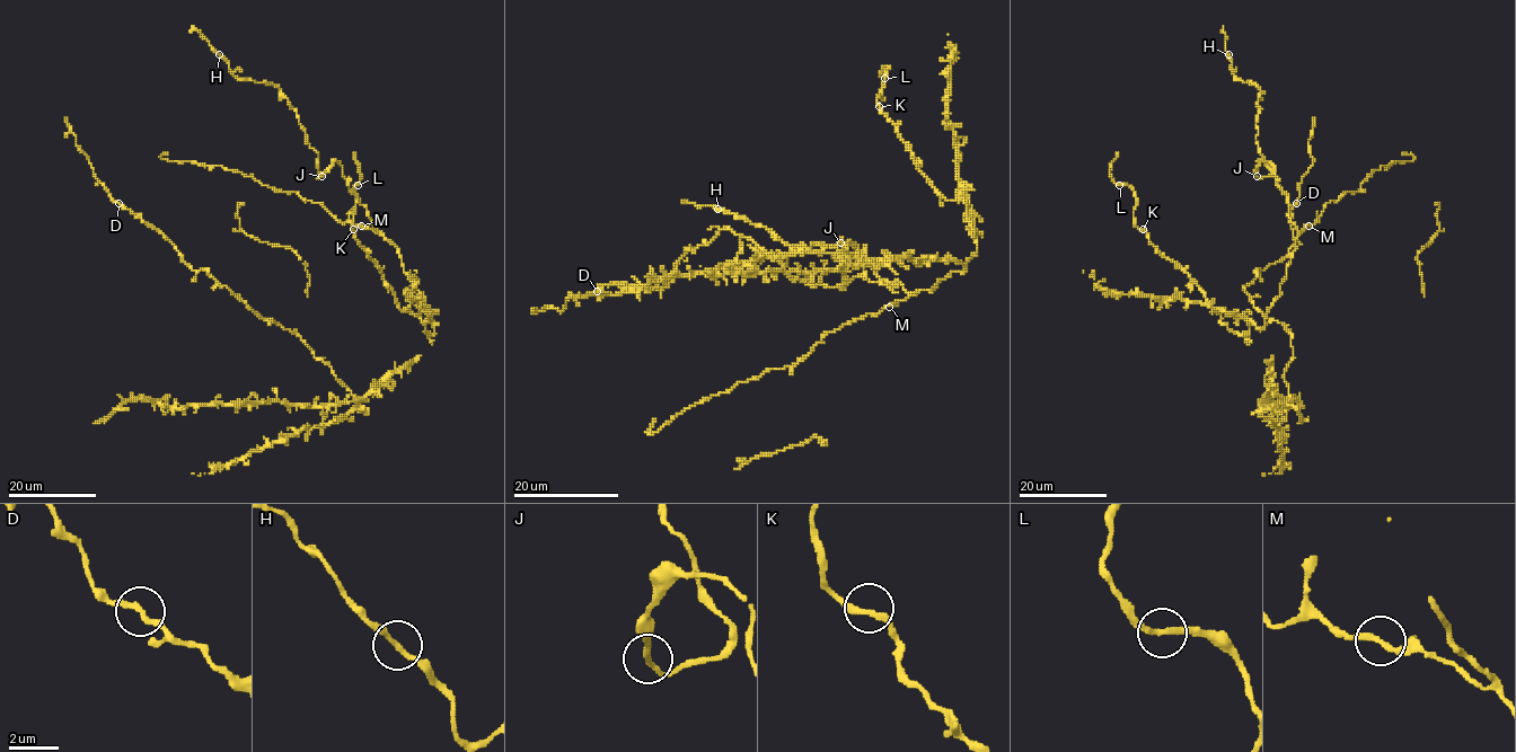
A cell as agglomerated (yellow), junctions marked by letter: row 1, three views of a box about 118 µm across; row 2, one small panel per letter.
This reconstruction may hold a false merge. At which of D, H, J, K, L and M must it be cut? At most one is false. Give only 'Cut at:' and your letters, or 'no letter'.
Cut at: no letter

